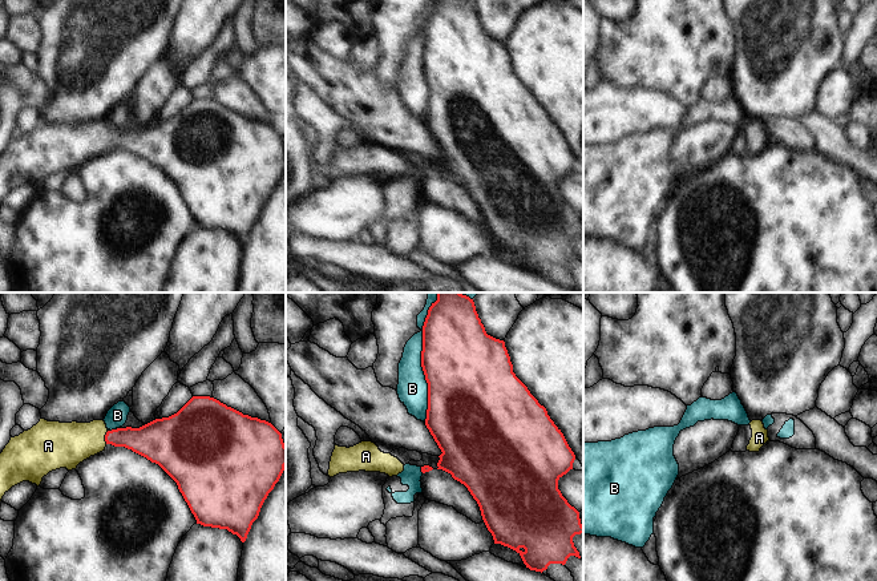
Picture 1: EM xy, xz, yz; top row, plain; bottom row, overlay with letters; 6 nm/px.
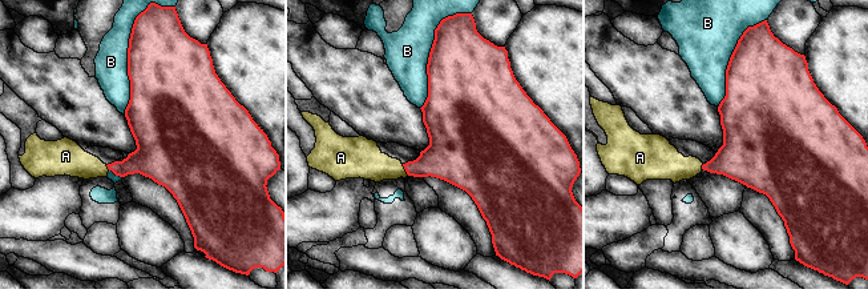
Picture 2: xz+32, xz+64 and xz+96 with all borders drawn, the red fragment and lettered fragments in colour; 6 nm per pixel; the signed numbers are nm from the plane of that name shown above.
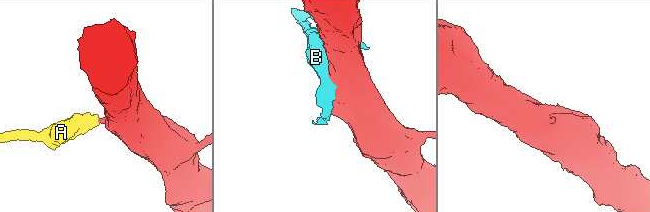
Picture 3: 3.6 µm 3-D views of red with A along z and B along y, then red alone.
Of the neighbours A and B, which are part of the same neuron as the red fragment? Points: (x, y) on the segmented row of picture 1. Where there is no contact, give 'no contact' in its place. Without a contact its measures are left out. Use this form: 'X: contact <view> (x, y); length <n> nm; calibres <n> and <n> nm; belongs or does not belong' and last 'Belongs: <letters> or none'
A: contact xy (105, 438); length 80 nm; calibres 190 and 280 nm; belongs
B: contact xz (421, 356); length 800 nm; calibres 480 and 190 nm; does not belong
Belongs: A

